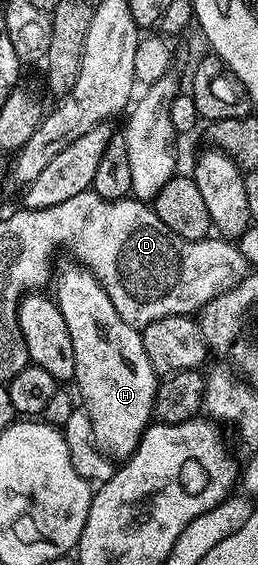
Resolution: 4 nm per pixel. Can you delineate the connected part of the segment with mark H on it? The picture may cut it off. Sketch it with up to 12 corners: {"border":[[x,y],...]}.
{"border":[[58,264],[74,386],[99,450],[128,459],[152,422],[143,336],[95,274]]}

